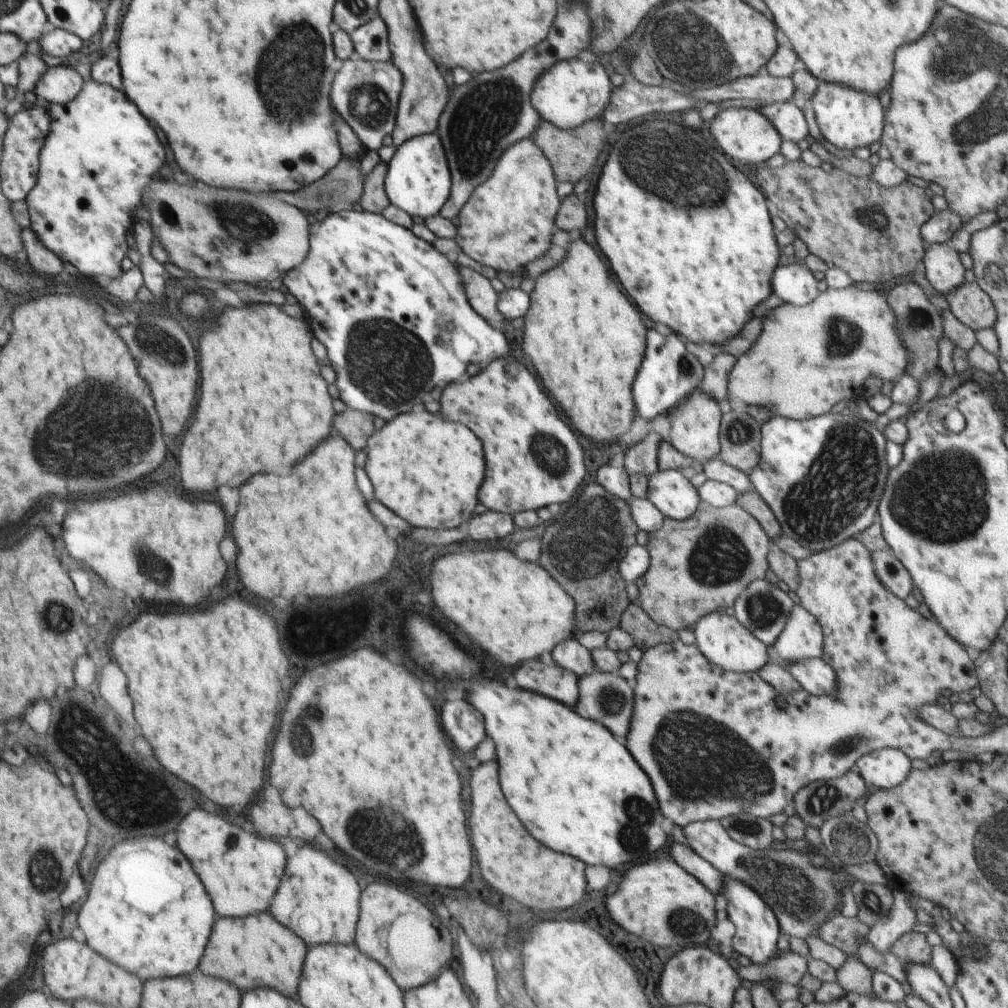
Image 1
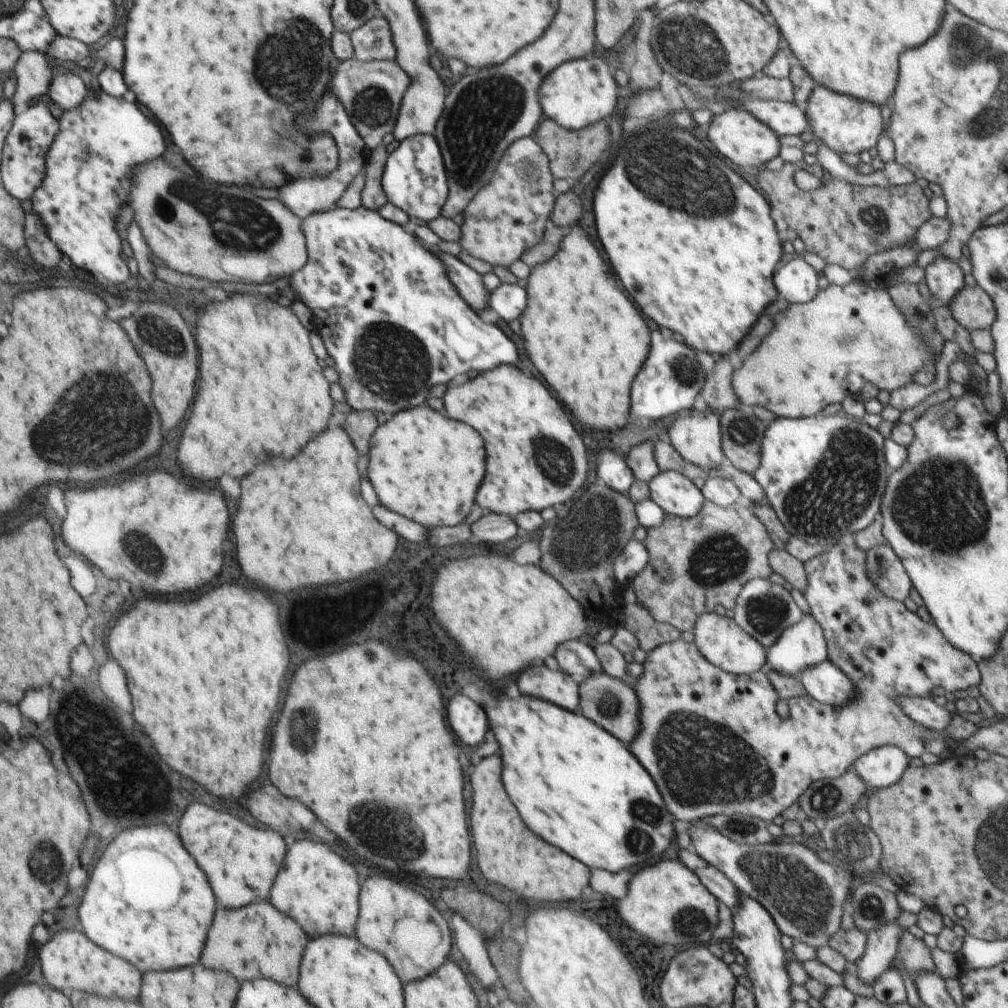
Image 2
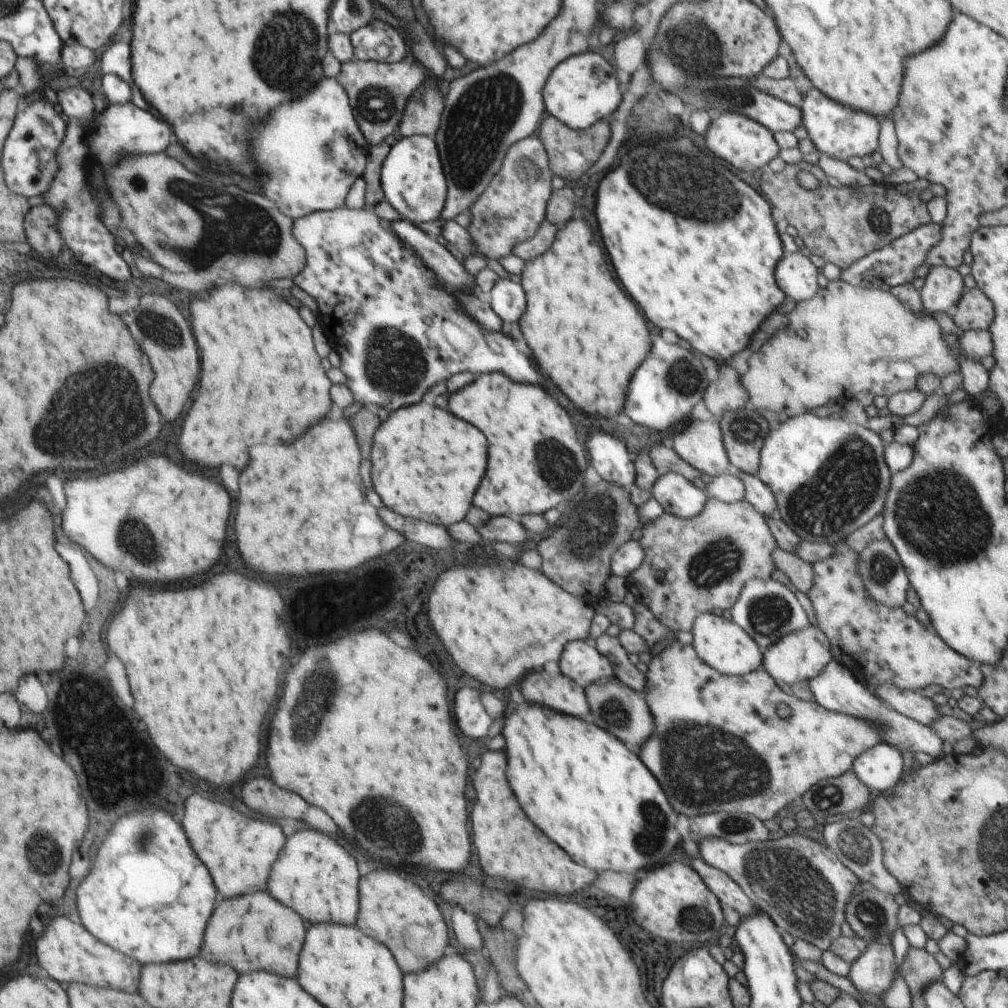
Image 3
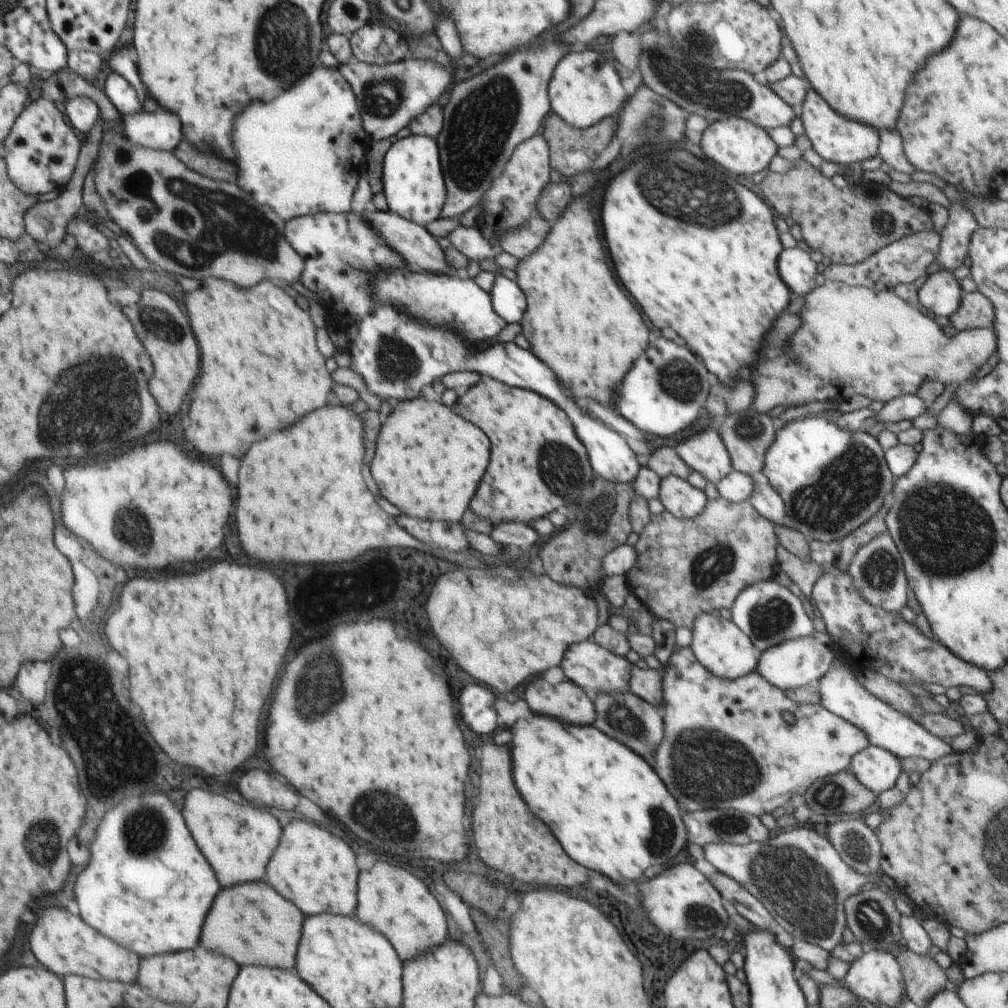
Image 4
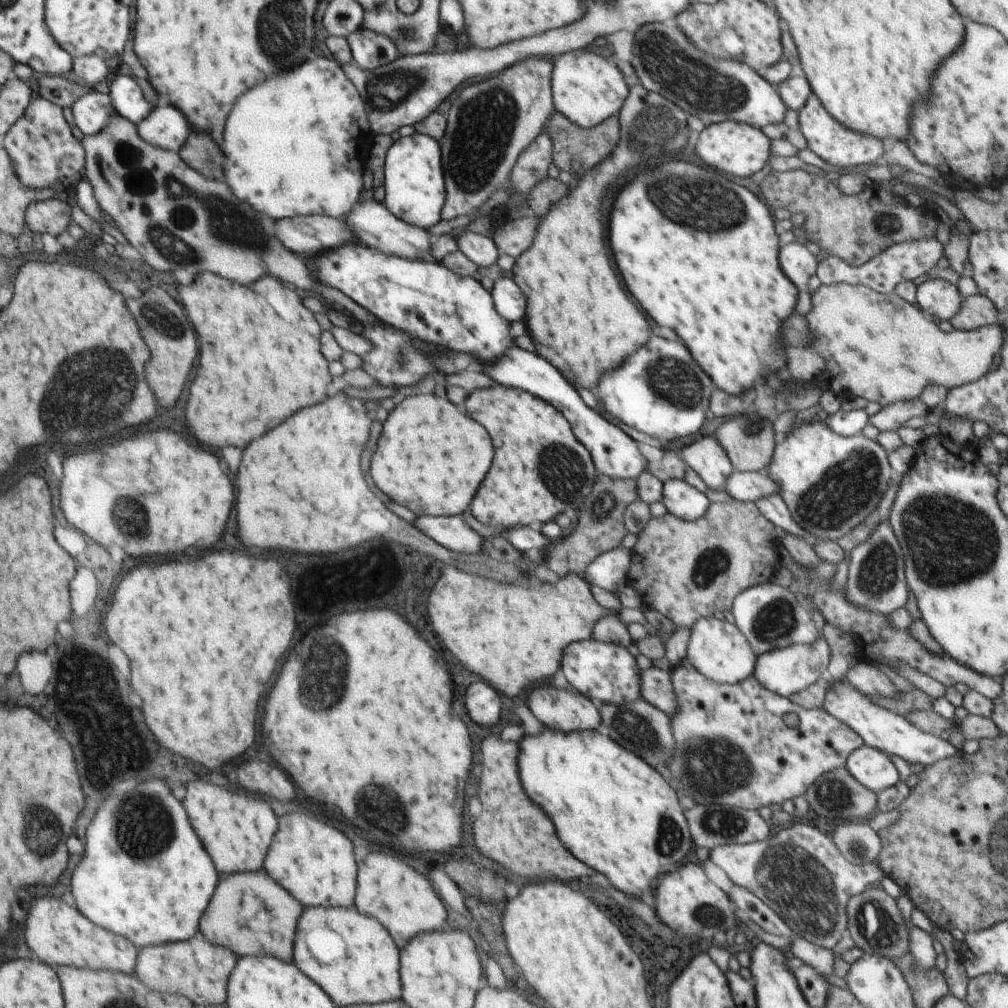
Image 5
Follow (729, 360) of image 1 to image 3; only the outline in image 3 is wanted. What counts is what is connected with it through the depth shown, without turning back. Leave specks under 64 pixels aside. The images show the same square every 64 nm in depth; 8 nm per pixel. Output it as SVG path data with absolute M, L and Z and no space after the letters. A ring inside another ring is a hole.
M728 364L718 368L718 378L709 382L704 392L704 404L710 413L722 416L726 412L744 409L750 402L748 392L740 384L740 375Z

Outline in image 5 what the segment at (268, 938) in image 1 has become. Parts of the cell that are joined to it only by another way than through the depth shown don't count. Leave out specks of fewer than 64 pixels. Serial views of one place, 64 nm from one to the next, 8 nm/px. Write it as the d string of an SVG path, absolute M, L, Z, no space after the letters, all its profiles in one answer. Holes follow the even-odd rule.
M263 871L234 874L222 880L214 902L208 904L200 918L200 930L208 943L228 944L238 956L274 956L282 962L292 962L292 946L296 935L296 922L302 914L302 904L293 894L286 892ZM234 926L238 932L234 932Z

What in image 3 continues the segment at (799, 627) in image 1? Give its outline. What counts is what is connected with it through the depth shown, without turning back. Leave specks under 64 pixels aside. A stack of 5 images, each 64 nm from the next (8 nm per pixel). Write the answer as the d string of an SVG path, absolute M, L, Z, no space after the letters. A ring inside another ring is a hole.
M810 625L804 630L782 636L781 640L770 646L763 653L761 666L770 678L783 685L810 682L812 678L822 674L833 660L830 650L830 642L826 634L819 627Z

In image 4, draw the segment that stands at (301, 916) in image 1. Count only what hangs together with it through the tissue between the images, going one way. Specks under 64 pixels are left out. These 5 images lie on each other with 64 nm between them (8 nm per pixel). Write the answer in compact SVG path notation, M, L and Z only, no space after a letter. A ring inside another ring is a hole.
M292 822L284 828L278 848L274 850L265 877L270 886L282 896L294 902L305 916L312 914L342 914L354 916L356 913L356 856L346 842L332 836L322 824Z

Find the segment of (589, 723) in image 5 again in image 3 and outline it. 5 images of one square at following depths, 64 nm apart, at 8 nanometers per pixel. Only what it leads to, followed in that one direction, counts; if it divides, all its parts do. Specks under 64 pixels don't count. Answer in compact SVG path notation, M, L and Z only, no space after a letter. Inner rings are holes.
M546 670L530 672L520 684L520 688L524 698L536 704L542 702L552 710L570 716L586 716L590 712L590 702L585 691L562 674L558 678L552 678Z

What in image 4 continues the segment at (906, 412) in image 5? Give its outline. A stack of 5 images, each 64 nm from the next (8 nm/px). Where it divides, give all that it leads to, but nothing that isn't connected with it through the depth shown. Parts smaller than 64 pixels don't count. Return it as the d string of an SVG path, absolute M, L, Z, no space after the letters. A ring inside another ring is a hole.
M902 395L887 402L872 419L875 424L914 420L925 413L926 407L925 403L917 395Z

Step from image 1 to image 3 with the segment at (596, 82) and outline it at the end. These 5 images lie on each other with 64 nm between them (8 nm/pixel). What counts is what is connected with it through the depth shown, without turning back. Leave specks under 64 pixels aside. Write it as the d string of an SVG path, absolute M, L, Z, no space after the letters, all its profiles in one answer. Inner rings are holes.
M574 54L562 60L544 86L544 106L547 115L558 118L566 127L570 129L588 129L596 122L610 118L623 100L623 90L618 84L616 67L604 60L600 54Z

